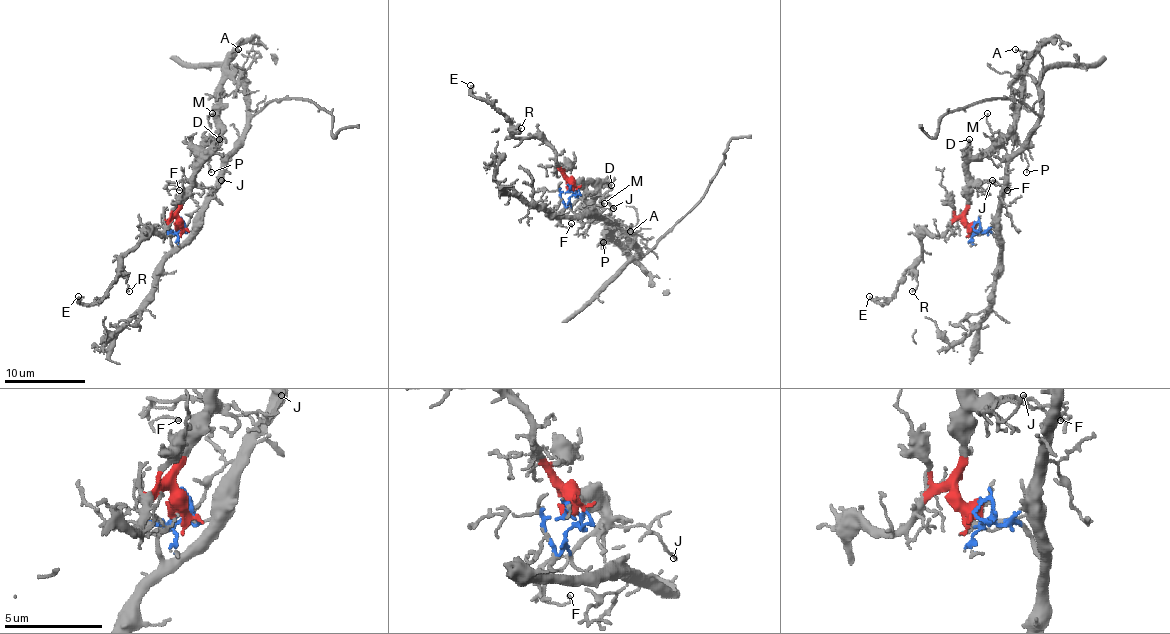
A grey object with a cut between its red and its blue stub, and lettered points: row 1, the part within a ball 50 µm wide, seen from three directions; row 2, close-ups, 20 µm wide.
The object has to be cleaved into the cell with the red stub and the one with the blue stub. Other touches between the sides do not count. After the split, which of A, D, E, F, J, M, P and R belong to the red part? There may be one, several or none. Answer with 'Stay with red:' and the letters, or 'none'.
Stay with red: A, D, E, F, J, M, P, R

